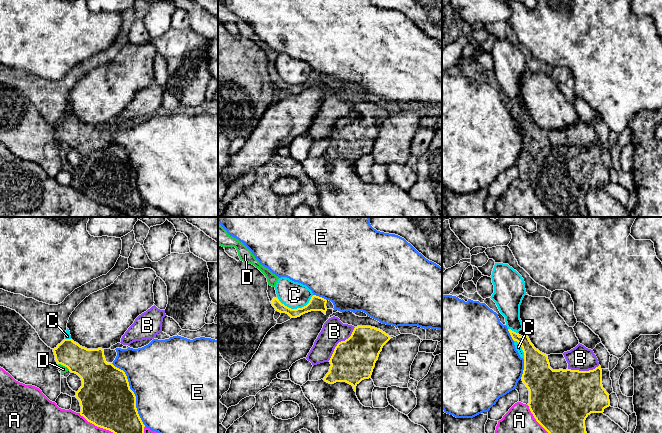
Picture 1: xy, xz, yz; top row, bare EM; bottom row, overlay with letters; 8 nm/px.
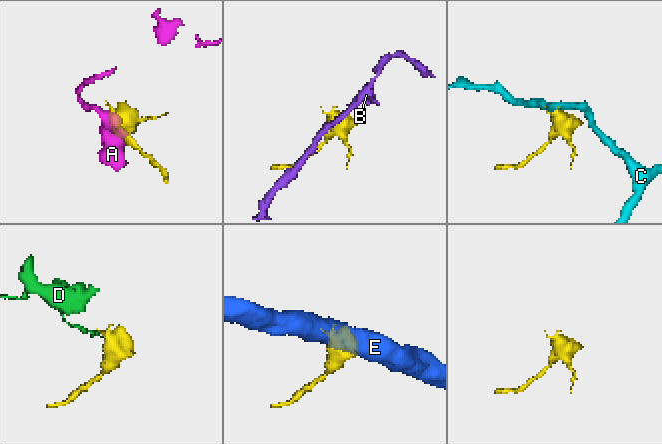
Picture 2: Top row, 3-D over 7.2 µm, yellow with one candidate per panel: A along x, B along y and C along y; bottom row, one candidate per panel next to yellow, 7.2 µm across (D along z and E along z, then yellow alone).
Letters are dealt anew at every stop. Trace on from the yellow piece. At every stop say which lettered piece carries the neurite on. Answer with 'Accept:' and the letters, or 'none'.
Accept: none

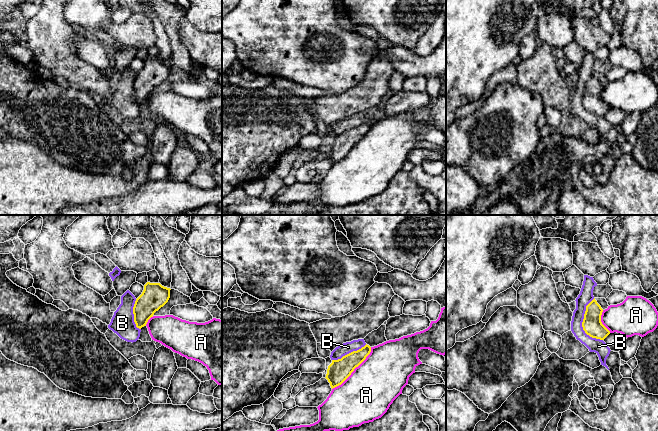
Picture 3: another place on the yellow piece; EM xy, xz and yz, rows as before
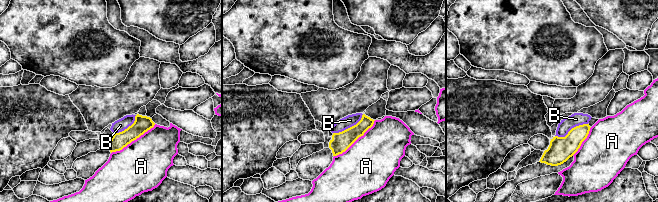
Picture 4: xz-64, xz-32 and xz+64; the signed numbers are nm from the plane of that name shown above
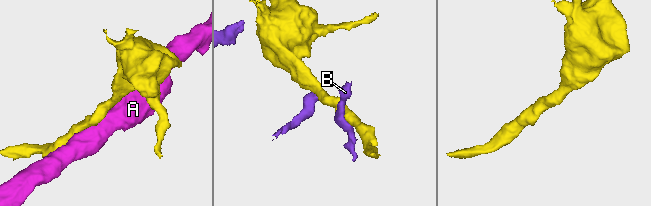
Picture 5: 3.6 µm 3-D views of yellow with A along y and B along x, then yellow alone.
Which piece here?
Accept: none

